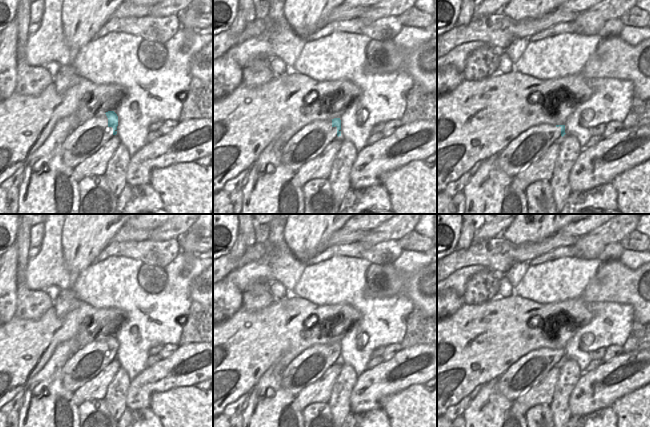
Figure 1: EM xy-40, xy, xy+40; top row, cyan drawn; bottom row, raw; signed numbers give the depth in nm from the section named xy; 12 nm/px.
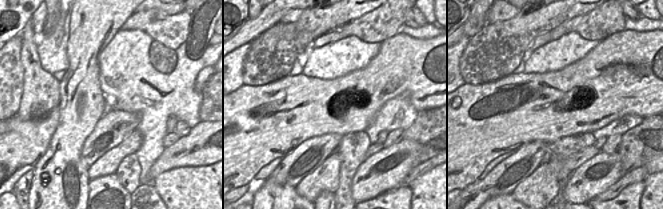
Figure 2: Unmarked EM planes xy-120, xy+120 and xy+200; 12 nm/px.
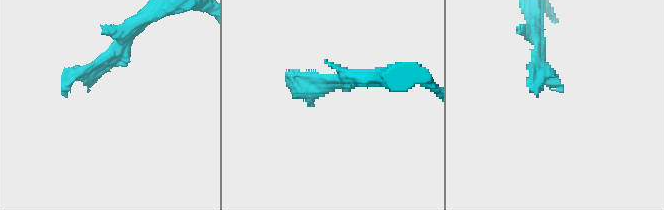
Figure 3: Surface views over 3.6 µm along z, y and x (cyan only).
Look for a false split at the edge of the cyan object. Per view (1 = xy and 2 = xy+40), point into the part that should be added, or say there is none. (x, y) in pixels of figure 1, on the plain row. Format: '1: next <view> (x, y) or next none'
1: next xy (311, 364)
2: next xy+40 (532, 367)

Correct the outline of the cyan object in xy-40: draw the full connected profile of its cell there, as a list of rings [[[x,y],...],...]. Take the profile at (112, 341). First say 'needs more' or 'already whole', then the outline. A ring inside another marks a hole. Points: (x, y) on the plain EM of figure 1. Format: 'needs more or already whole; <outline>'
needs more; [[[114,335],[87,343],[75,351],[62,370],[63,386],[74,393],[117,358],[118,340]]]

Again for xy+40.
needs more; [[[565,349],[532,350],[498,377],[498,389],[506,398],[515,401],[565,358]]]

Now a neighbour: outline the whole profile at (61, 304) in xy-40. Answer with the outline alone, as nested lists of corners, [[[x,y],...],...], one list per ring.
[[[73,289],[61,290],[58,297],[53,301],[53,307],[56,315],[63,318],[70,311],[70,303],[77,297]]]

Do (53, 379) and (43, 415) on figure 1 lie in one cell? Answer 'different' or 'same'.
same

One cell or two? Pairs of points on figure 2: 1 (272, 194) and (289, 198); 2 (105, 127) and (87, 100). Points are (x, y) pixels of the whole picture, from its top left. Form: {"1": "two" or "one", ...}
{"1": "one", "2": "two"}

